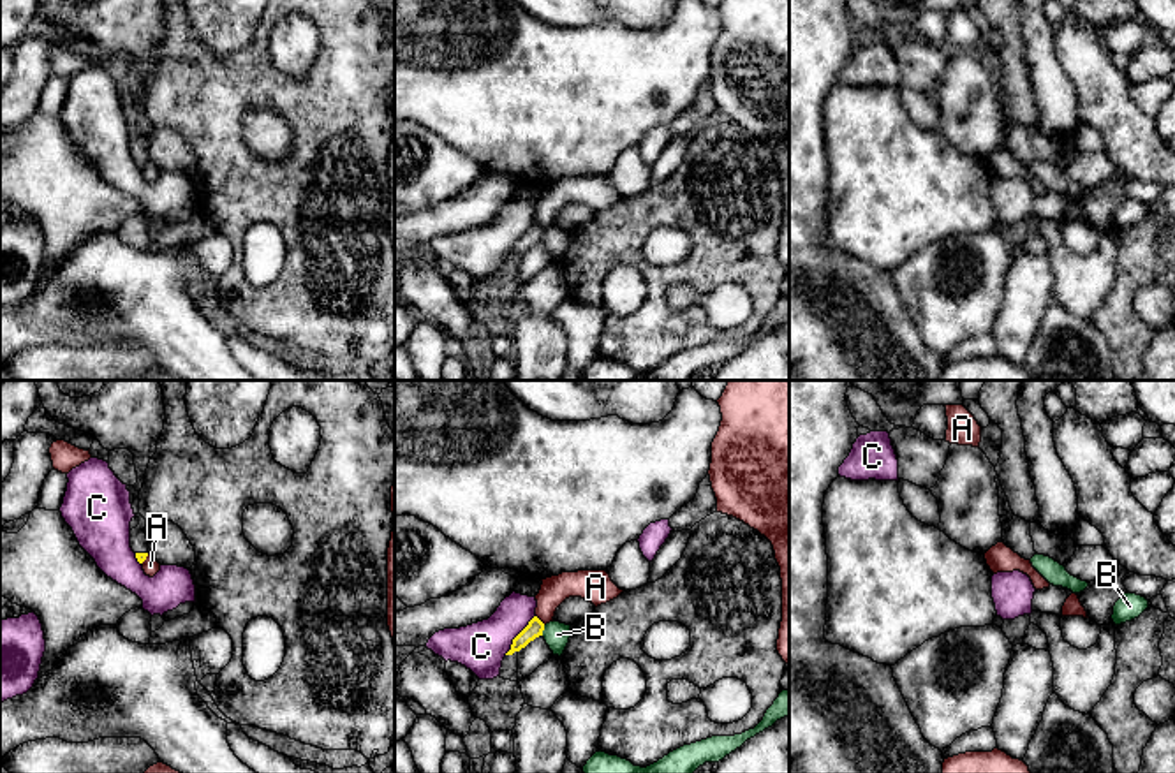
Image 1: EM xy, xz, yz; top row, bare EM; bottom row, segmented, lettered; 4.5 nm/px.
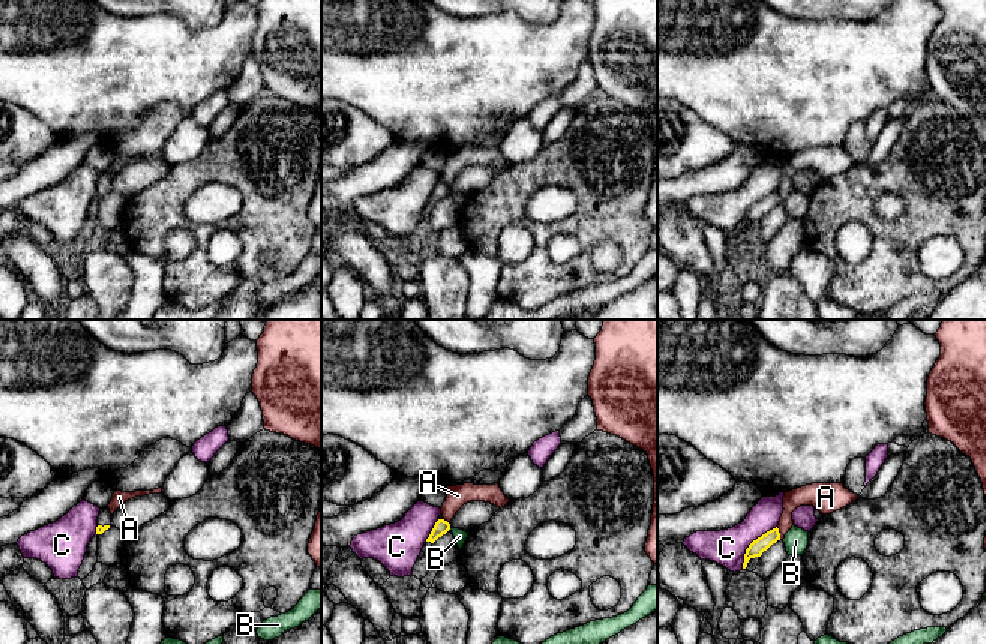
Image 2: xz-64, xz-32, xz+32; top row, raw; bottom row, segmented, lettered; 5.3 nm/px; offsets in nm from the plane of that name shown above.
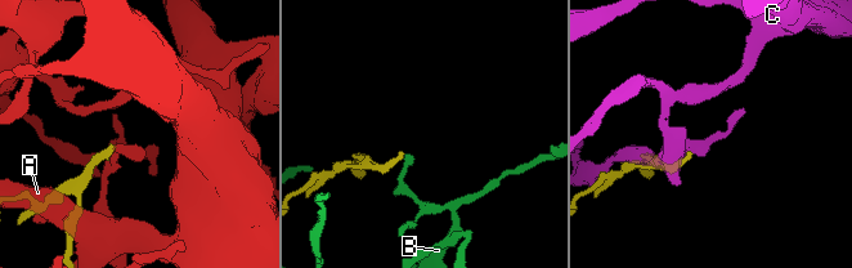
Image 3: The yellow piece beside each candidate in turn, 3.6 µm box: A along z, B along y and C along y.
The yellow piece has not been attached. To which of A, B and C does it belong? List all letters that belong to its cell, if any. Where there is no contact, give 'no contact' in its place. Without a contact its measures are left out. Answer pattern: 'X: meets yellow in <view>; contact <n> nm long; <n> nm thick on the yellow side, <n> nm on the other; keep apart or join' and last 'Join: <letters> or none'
A: meets yellow in xz; contact 60 nm long; 80 nm thick on the yellow side, 130 nm on the other; keep apart
B: meets yellow in xz; contact 50 nm long; 80 nm thick on the yellow side, 120 nm on the other; keep apart
C: meets yellow in xz; contact 240 nm long; 80 nm thick on the yellow side, 220 nm on the other; keep apart
Join: none

